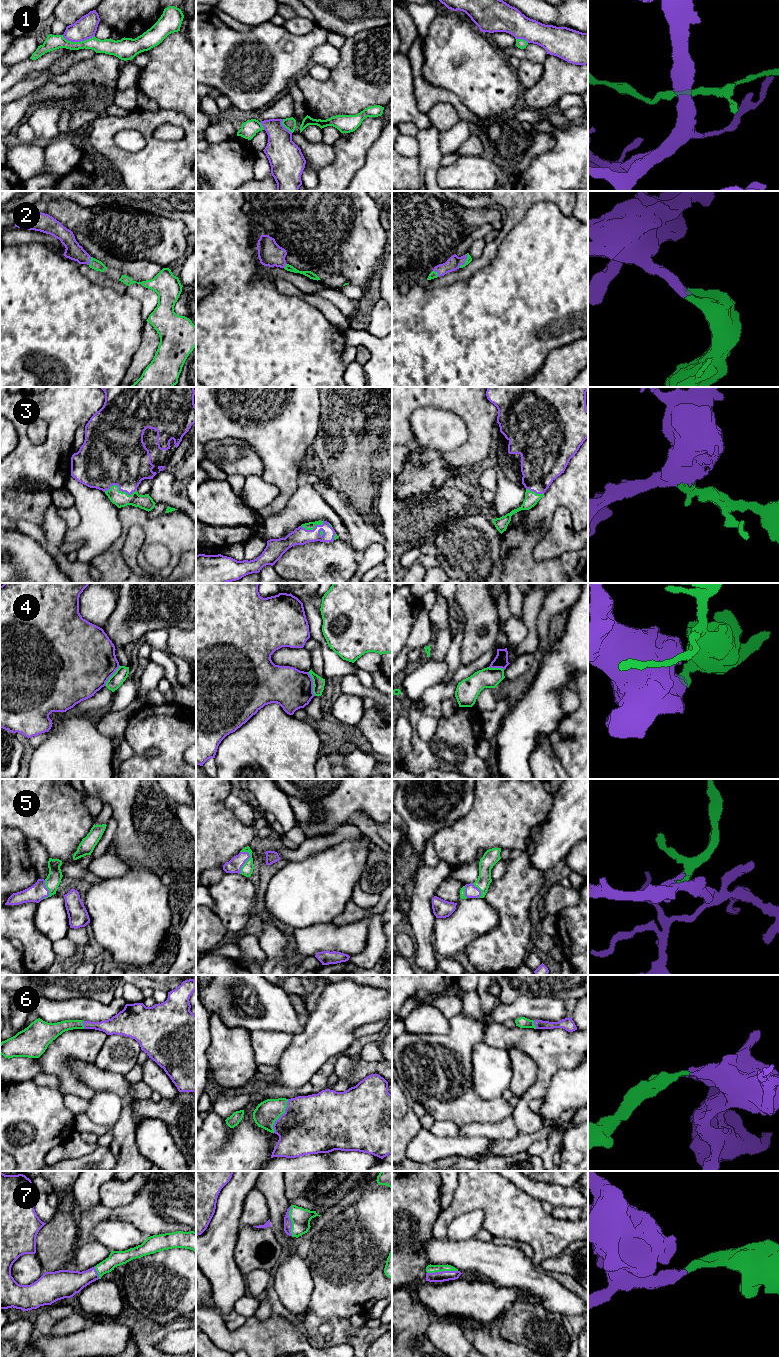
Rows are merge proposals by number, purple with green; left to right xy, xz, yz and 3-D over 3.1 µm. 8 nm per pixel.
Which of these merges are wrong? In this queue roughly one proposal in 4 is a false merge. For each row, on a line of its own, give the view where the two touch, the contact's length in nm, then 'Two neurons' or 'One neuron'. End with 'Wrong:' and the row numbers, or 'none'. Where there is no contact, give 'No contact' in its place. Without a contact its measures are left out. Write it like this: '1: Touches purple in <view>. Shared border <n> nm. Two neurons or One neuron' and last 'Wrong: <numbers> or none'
1: Touches purple in xy. Shared border 260 nm. Two neurons
2: Touches purple in yz. Shared border 130 nm. One neuron
3: Touches purple in xy. Shared border 260 nm. One neuron
4: Touches purple in xz. Shared border 200 nm. Two neurons
5: Touches purple in xz. Shared border 200 nm. One neuron
6: Touches purple in xz. Shared border 300 nm. One neuron
7: Touches purple in yz. Shared border 240 nm. One neuron
Wrong: 1, 4

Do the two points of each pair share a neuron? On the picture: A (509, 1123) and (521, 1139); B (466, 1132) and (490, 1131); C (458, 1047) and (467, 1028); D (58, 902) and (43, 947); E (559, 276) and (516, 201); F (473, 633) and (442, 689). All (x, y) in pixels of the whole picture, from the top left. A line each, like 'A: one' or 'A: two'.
A: two
B: one
C: one
D: two
E: two
F: two

